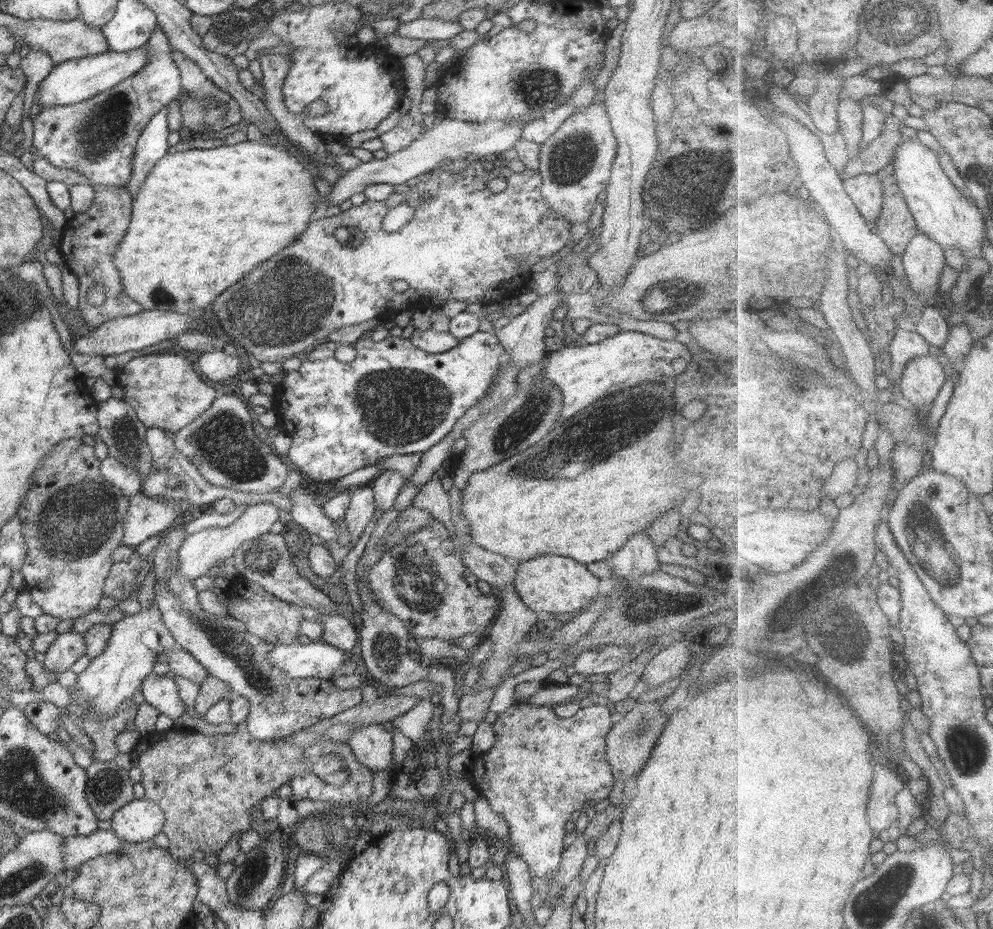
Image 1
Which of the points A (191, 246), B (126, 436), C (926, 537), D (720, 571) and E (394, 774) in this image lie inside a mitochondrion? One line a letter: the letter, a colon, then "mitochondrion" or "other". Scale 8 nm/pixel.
A: other
B: mitochondrion
C: mitochondrion
D: other
E: other

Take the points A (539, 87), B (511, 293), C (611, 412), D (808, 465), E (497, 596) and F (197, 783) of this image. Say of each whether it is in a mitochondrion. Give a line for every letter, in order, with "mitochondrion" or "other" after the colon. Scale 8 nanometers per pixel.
A: mitochondrion
B: other
C: mitochondrion
D: other
E: other
F: other

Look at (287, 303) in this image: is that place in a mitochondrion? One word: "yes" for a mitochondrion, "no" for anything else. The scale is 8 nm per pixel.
yes

